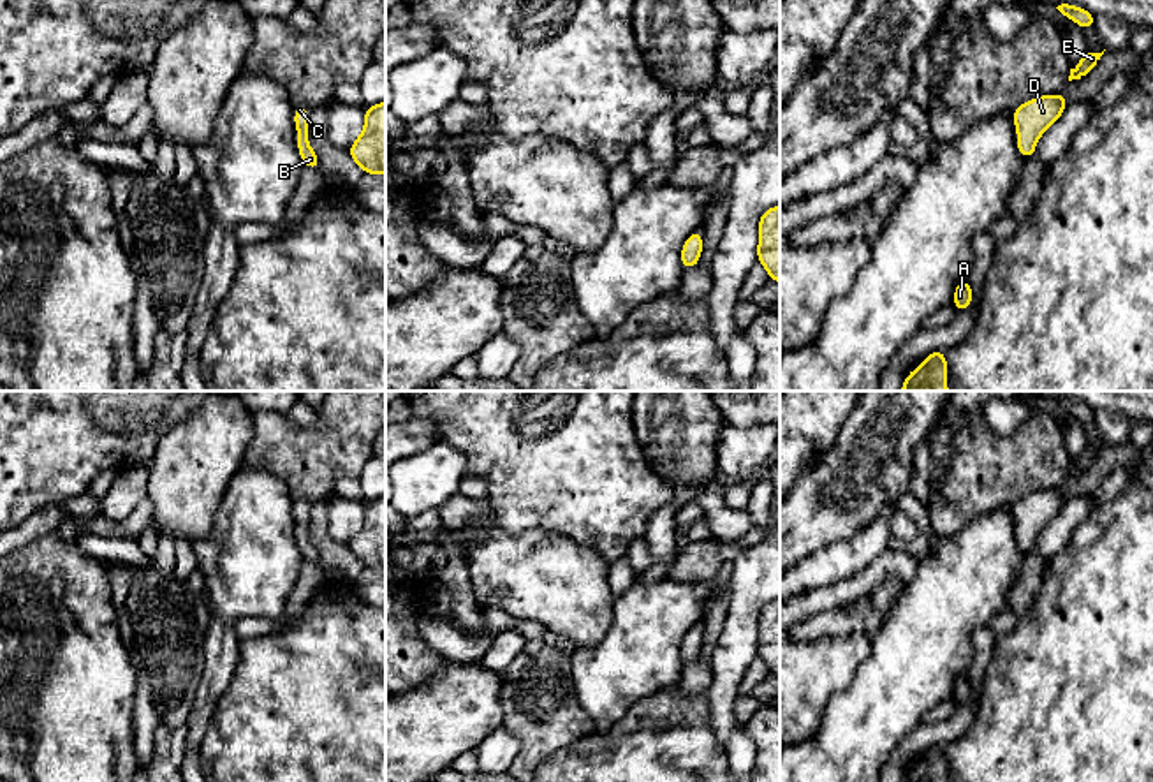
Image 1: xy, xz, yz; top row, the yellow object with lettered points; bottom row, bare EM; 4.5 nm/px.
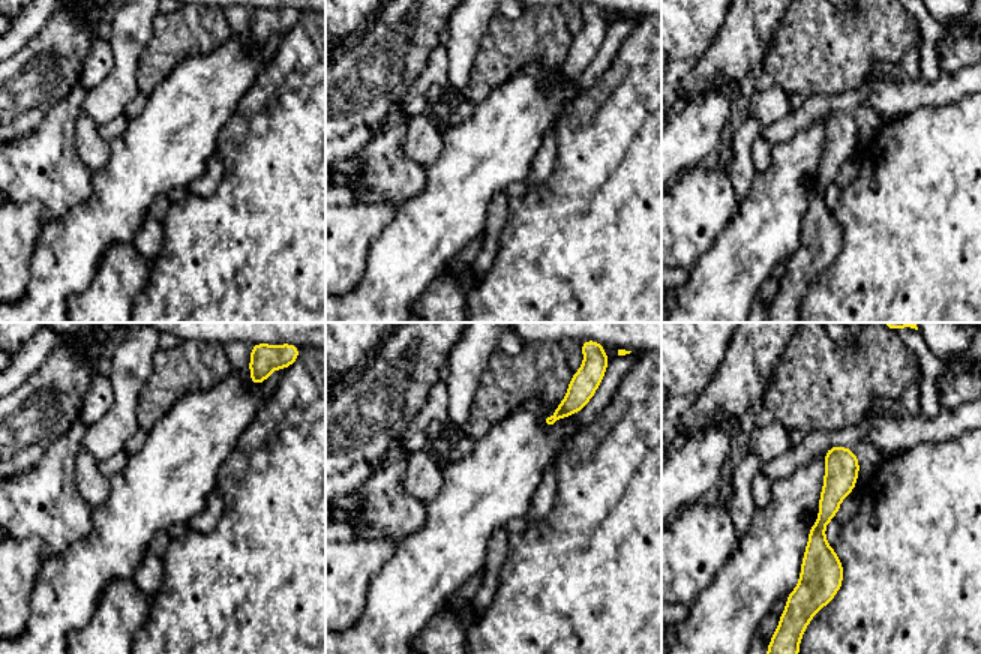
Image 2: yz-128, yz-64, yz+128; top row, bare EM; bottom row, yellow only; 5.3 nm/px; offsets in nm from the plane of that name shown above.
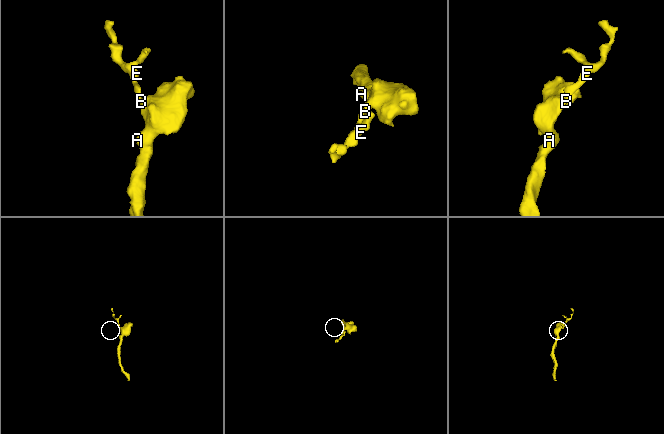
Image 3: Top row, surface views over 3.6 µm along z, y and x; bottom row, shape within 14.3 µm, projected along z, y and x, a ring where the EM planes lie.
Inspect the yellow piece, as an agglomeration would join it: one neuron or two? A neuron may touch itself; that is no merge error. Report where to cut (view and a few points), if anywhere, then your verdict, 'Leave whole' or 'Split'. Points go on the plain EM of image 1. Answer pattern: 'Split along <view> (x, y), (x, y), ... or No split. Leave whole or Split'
No split. Leave whole

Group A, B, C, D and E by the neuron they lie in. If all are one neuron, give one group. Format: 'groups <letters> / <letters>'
groups A B C D E

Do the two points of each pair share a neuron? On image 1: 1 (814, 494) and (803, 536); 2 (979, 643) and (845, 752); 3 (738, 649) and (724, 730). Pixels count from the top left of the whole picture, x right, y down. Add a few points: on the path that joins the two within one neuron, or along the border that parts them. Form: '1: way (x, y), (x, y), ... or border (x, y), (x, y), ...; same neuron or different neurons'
1: way (814, 504), (814, 513), (803, 525); same neuron
2: border (988, 624), (974, 633), (972, 663), (967, 670); different neurons
3: way (729, 668), (724, 686), (724, 710); same neuron

